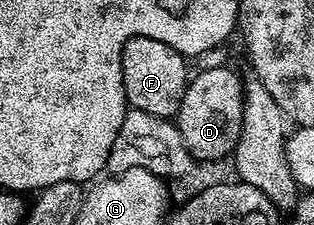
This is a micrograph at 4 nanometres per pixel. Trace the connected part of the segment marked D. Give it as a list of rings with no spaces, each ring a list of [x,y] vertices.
[[[209,68],[190,79],[175,123],[194,161],[221,160],[224,156],[226,159],[232,153],[239,142],[244,101],[242,77],[237,77],[229,68]]]

